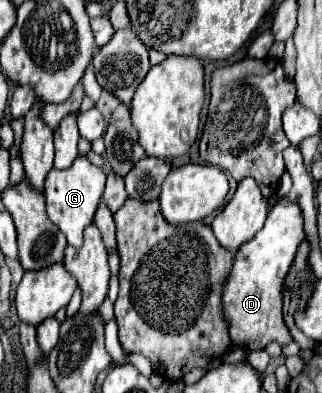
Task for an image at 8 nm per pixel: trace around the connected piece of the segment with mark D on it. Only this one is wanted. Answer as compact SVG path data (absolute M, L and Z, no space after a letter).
M283 199L269 211L263 229L251 241L247 241L243 249L237 249L231 271L223 285L223 315L229 321L229 333L237 347L243 347L247 351L259 351L259 349L265 349L269 341L279 341L287 345L293 339L289 335L289 329L285 329L285 323L283 323L283 313L281 313L283 295L281 293L283 293L285 273L289 271L295 259L295 251L303 239L305 239L305 229L303 229L303 213L299 205L295 201Z

